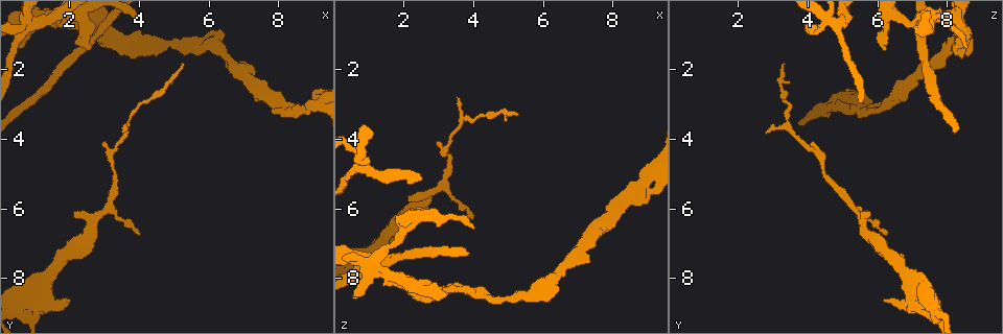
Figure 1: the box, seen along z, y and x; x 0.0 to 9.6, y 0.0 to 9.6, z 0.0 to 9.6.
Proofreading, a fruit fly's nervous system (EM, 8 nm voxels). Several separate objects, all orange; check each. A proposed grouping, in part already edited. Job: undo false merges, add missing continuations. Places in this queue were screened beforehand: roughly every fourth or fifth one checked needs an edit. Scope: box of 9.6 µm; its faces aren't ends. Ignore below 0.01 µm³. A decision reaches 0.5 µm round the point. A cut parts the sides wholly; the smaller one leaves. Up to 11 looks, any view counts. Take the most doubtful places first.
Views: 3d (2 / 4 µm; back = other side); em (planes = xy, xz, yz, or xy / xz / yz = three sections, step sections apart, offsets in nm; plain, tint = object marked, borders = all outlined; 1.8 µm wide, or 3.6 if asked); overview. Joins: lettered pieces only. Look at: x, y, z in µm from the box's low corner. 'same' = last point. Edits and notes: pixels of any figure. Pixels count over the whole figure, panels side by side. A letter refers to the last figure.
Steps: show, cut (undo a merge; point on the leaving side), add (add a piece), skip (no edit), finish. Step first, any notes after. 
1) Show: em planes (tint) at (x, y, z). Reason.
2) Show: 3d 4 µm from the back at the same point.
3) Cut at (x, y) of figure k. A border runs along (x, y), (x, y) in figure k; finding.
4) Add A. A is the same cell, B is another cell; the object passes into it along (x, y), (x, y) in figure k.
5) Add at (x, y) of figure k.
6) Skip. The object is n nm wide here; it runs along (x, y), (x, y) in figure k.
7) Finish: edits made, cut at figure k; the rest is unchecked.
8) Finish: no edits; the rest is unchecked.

Show: em planes (borders) at (2.65, 1.35, 6.20). An open end.

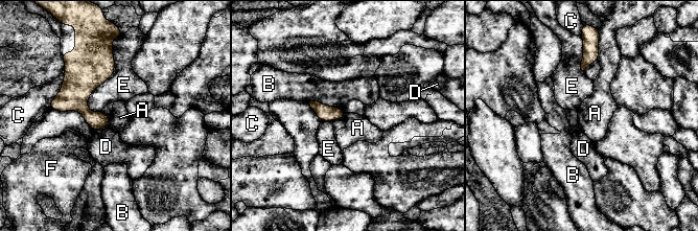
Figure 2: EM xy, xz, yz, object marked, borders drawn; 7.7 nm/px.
Skip. The longest contact is with E, 550 nm; A, B, C, D, E and F are other cells; none of them fits.

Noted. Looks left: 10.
Show: em planes (borders) at (8.85, 2.90, 5.75). Closes a loop.

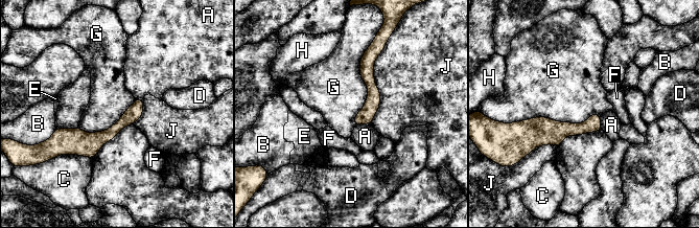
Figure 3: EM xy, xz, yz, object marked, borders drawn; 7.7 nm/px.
Skip. The object is 120 nm wide here; A, B, C, D, E, F, G, H and J are other cells; a border runs along (600, 114), (513, 122) in figure 3; all the same neuron.

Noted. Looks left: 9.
Show: 3d 2 µm at (4.50, 1.65, 8.55). Free end.

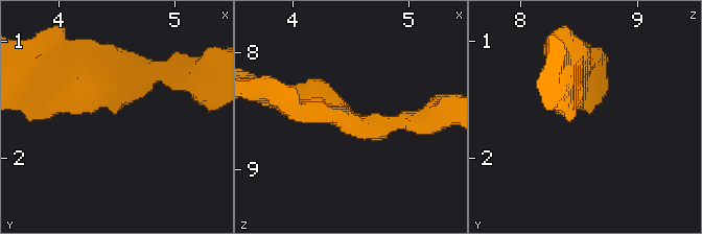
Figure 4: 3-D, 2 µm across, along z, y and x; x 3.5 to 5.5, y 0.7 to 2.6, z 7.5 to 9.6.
Show: em xy step 8 (borders) at (4.42, 1.62, 8.58). Shape alone is not enough.

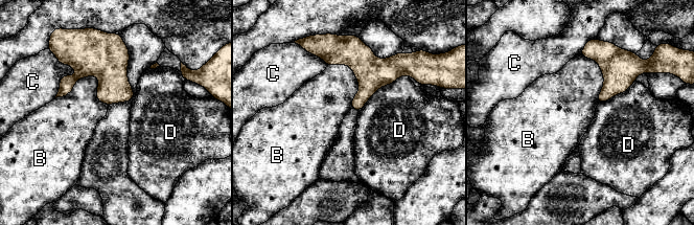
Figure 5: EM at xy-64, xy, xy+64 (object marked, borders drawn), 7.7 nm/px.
Show: em planes (borders) at the same point.

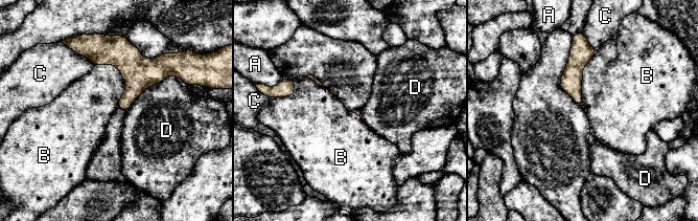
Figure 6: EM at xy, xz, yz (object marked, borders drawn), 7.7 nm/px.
Skip. The longest contact is with D, 480 nm; A, B, C and D are other cells; none of them fits.

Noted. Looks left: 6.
Show: 3d 4 µm at (2.00, 8.65, 6.10). Branch stops here.

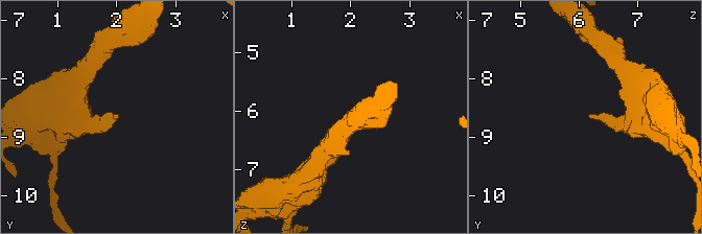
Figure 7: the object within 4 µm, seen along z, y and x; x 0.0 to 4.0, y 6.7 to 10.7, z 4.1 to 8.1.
Show: em xz step 8 (borders) at (2.00, 8.65, 6.20). Need the tissue.

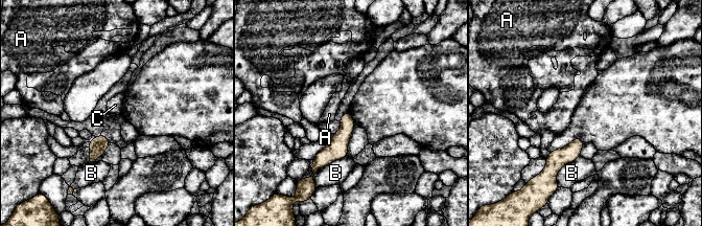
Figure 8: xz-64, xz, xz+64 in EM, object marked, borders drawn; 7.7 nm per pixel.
Show: em planes (borders) at the same point. Another direction.

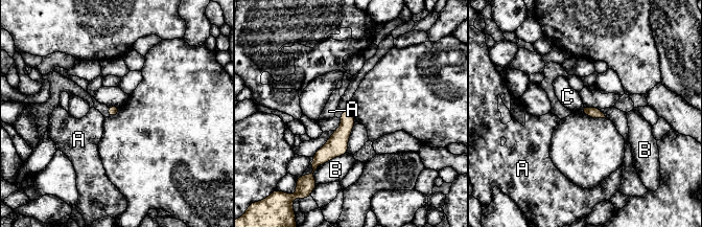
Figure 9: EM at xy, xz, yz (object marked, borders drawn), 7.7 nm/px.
Skip. The longest contact is with B, 320 nm; A, B and C are other cells; a border runs along (583, 105), (580, 109) in figure 9; none of them fits.

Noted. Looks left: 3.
Finish: no edits; the rest is unchecked.

